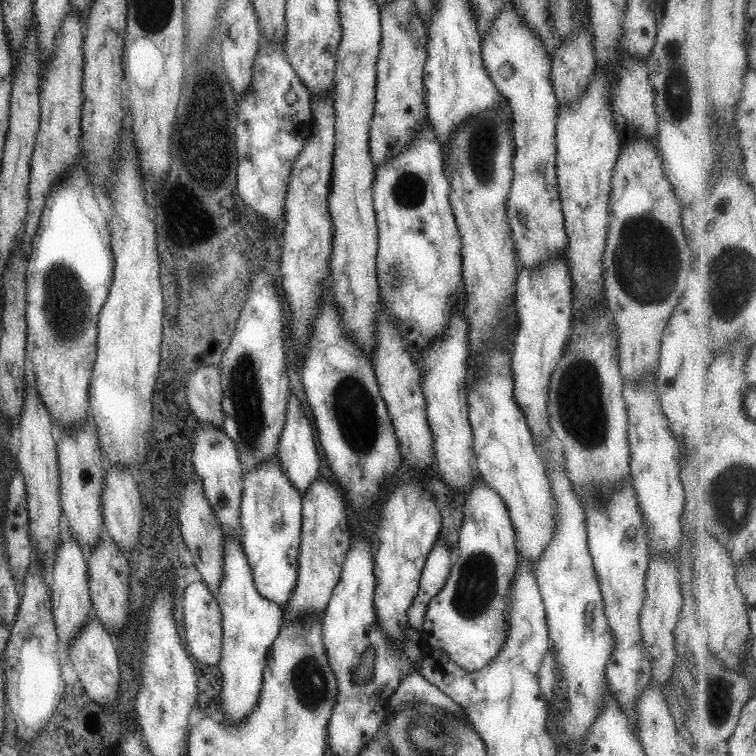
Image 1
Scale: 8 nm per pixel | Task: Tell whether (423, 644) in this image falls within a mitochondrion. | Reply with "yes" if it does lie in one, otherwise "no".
no

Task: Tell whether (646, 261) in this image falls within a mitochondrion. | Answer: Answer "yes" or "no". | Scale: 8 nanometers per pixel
yes

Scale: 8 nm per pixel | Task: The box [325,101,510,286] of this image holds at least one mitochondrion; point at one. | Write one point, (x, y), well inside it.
(482, 142)

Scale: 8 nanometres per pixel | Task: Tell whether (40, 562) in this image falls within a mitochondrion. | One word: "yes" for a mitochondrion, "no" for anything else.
no

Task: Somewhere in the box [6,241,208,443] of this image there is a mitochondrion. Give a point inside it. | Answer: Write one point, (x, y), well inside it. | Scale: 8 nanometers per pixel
(66, 303)

